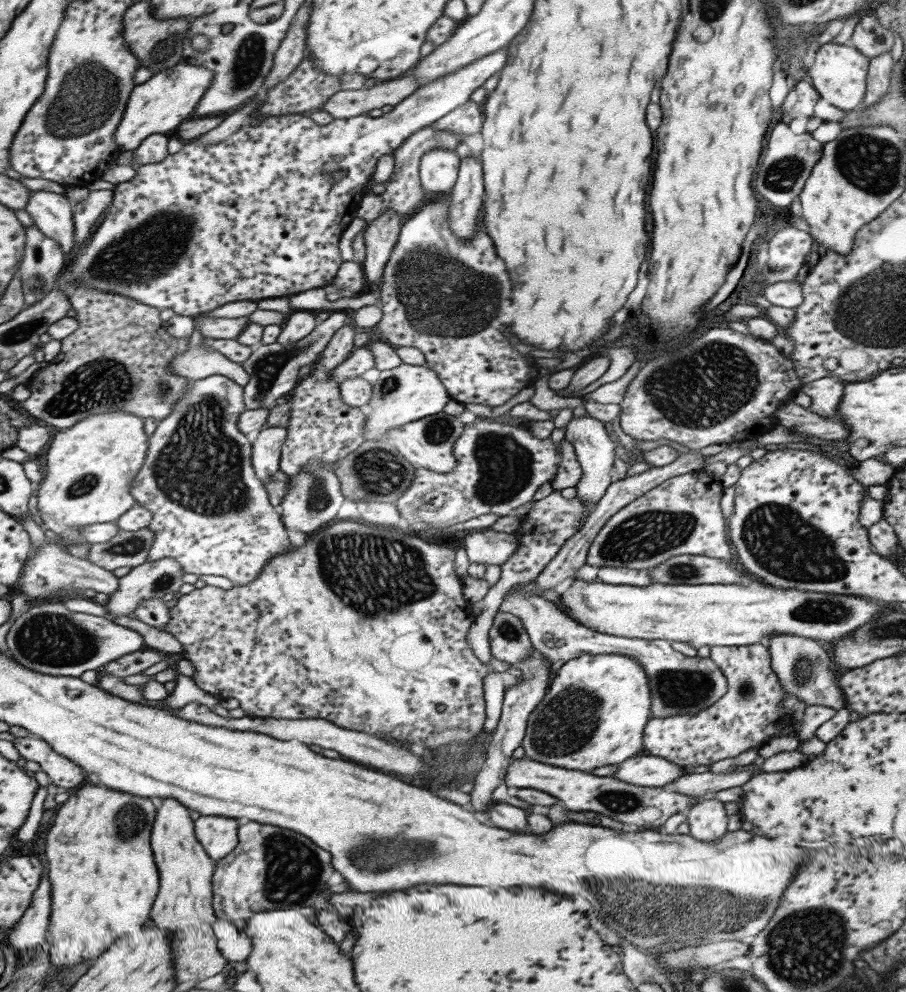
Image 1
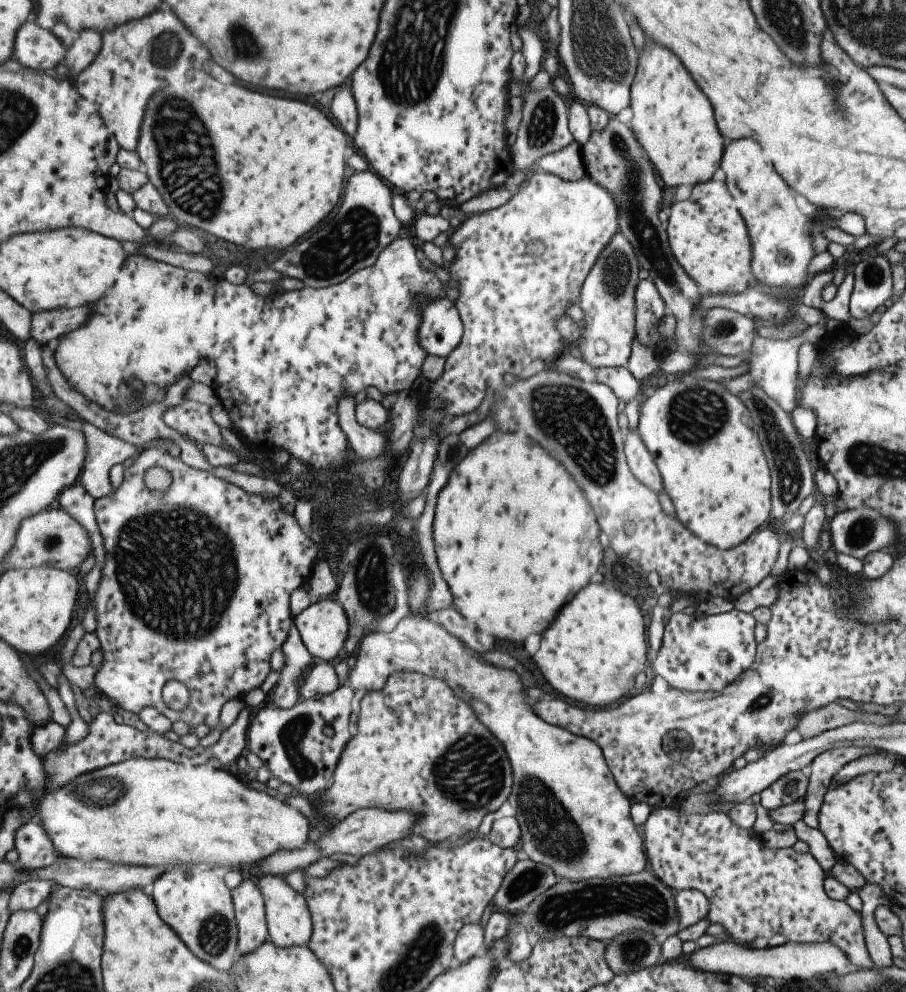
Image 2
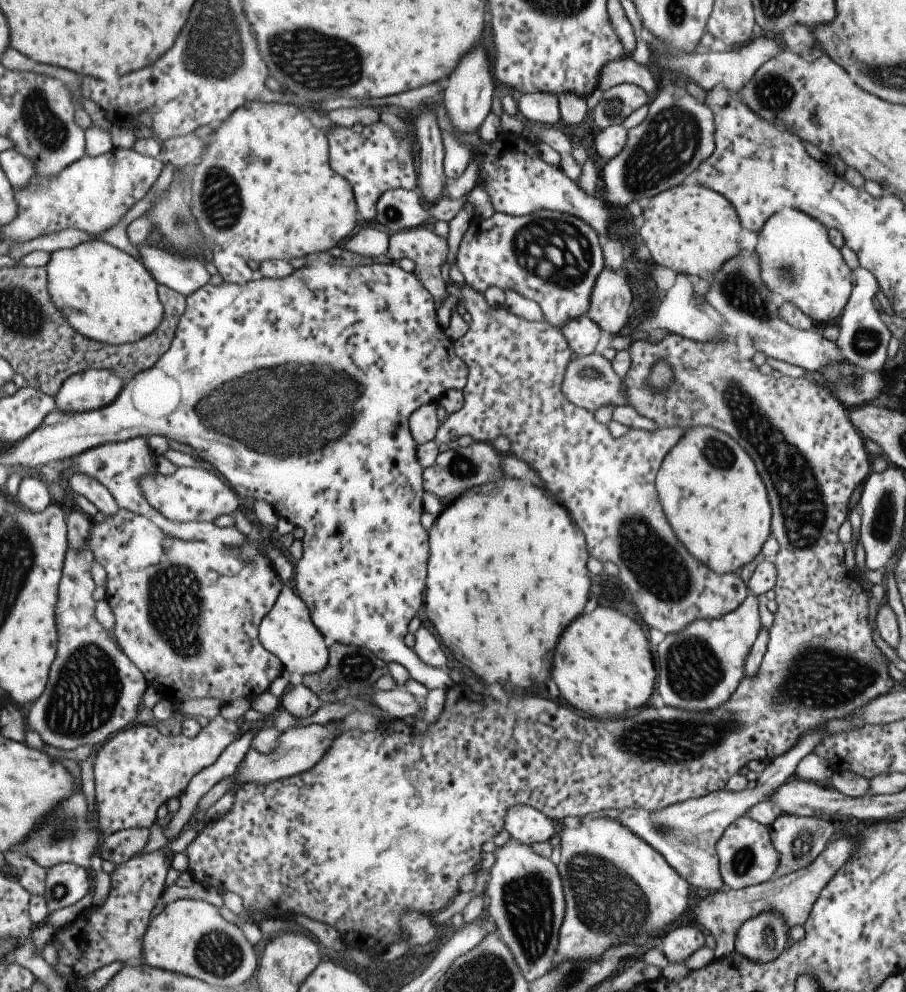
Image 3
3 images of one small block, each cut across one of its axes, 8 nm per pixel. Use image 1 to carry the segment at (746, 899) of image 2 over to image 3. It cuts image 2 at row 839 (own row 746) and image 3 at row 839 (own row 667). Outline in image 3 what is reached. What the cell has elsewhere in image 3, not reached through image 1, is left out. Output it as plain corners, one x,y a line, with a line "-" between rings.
749,817
731,822
715,844
718,868
724,887
739,890
769,881
779,875
779,854
771,844
770,829

